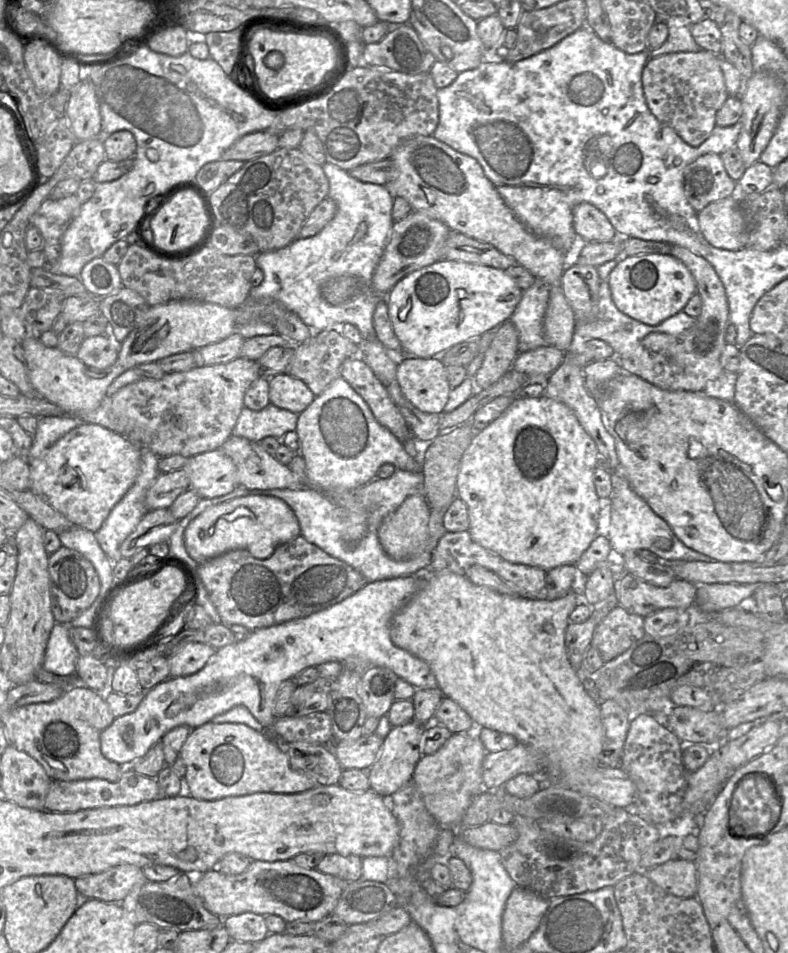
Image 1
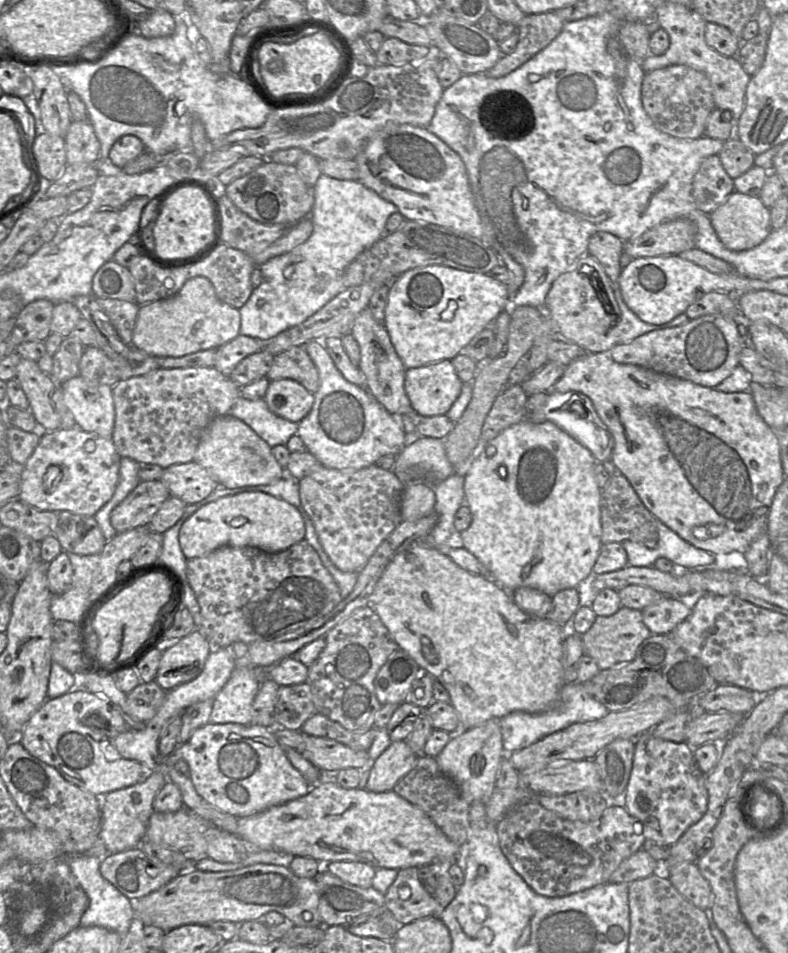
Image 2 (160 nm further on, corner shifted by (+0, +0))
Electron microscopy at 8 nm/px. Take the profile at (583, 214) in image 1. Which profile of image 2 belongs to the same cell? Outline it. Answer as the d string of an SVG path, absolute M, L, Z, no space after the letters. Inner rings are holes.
M598 231L590 237L587 250L587 254L596 259L602 266L603 270L611 281L613 290L618 290L620 295L622 295L619 286L619 277L622 270L620 266L620 257L623 253L623 244L624 242L617 236L609 232Z

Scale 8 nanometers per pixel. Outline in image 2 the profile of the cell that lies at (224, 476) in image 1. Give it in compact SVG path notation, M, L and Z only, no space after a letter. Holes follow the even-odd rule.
M195 461L171 465L160 479L170 492L187 505L208 497L219 484L210 473Z

